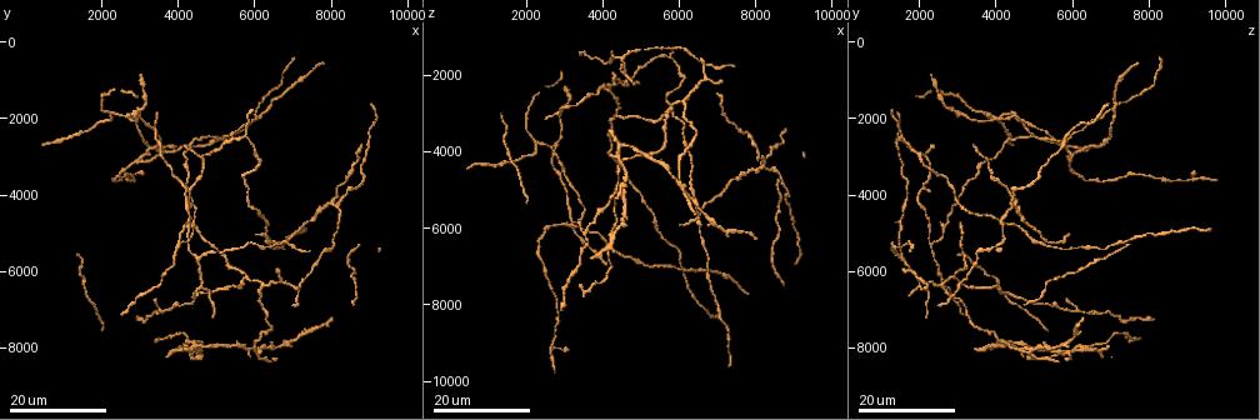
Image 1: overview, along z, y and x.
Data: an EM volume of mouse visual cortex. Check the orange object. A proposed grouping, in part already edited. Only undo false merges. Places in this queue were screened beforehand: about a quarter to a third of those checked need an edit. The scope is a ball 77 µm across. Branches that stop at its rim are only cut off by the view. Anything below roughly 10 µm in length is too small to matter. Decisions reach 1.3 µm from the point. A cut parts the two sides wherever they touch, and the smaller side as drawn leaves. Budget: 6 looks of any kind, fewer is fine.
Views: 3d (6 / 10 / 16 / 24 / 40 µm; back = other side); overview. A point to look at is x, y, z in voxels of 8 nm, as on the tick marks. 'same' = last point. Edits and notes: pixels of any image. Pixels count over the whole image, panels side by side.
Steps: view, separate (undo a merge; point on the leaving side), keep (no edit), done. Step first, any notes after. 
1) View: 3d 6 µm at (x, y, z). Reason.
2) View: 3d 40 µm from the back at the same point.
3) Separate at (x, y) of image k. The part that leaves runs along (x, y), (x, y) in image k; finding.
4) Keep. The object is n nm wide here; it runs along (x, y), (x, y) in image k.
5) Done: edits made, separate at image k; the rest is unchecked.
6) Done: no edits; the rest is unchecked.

View: 3d 24 µm at (2250, 1900, 3700). Branch point.

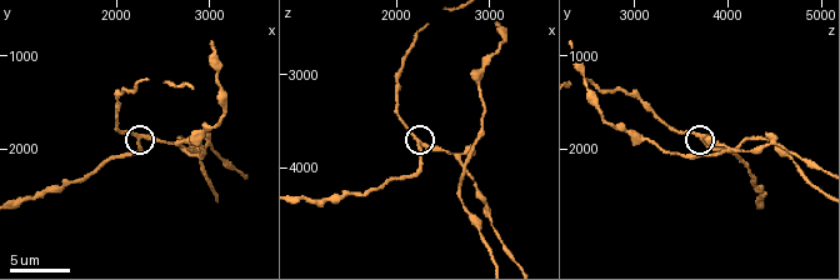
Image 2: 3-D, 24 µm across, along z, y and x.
View: 3d 6 µm at (2250, 1900, 3750).

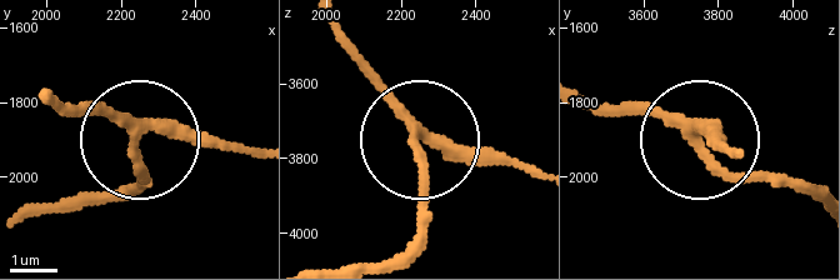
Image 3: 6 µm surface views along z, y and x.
Keep. 3 arms meet here; all the same cell.

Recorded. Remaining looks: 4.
View: 3d 16 µm at (4300, 4700, 1500). Three arms meet.

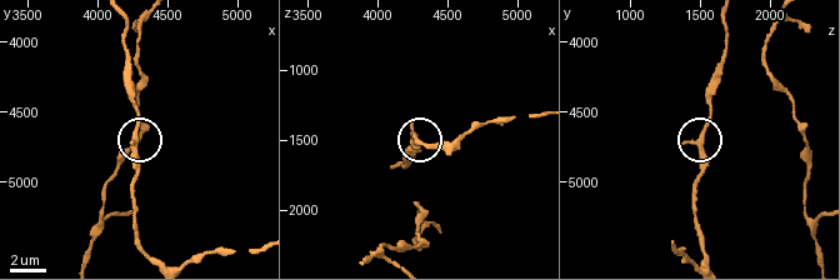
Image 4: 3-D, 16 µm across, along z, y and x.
View: 3d 10 µm at (4280, 4660, 1500). Zoom in.

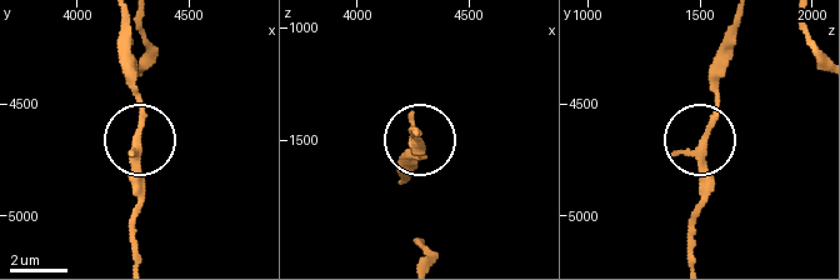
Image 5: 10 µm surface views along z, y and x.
Keep. 3 arms meet here; one cell here.

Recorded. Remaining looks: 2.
View: 3d 16 µm at (5750, 6150, 2900). A fork.

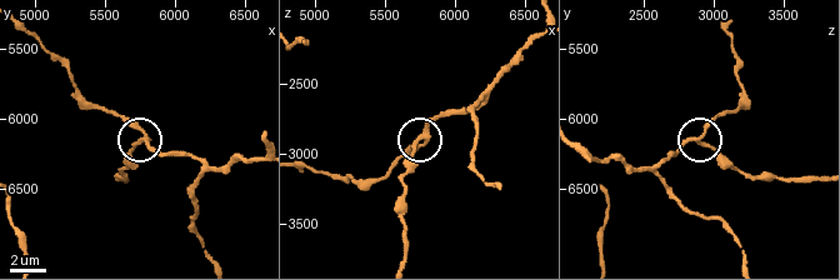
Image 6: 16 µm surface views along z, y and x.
View: 3d 10 µm at (5740, 6160, 2860). Closer look.

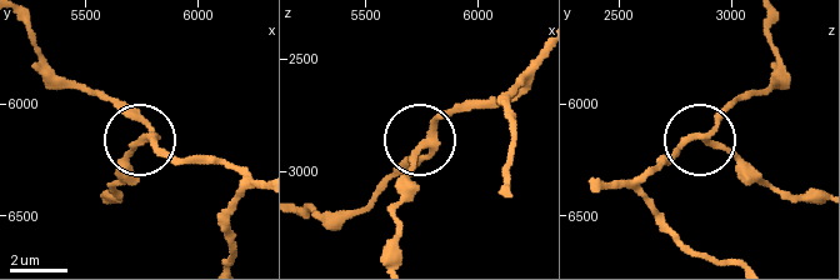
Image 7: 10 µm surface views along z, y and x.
Keep. The side arm is 59 µm long; 3 arms meet here; continuous, no second cell.

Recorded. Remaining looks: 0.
Done: no edits; the rest is unchecked.

